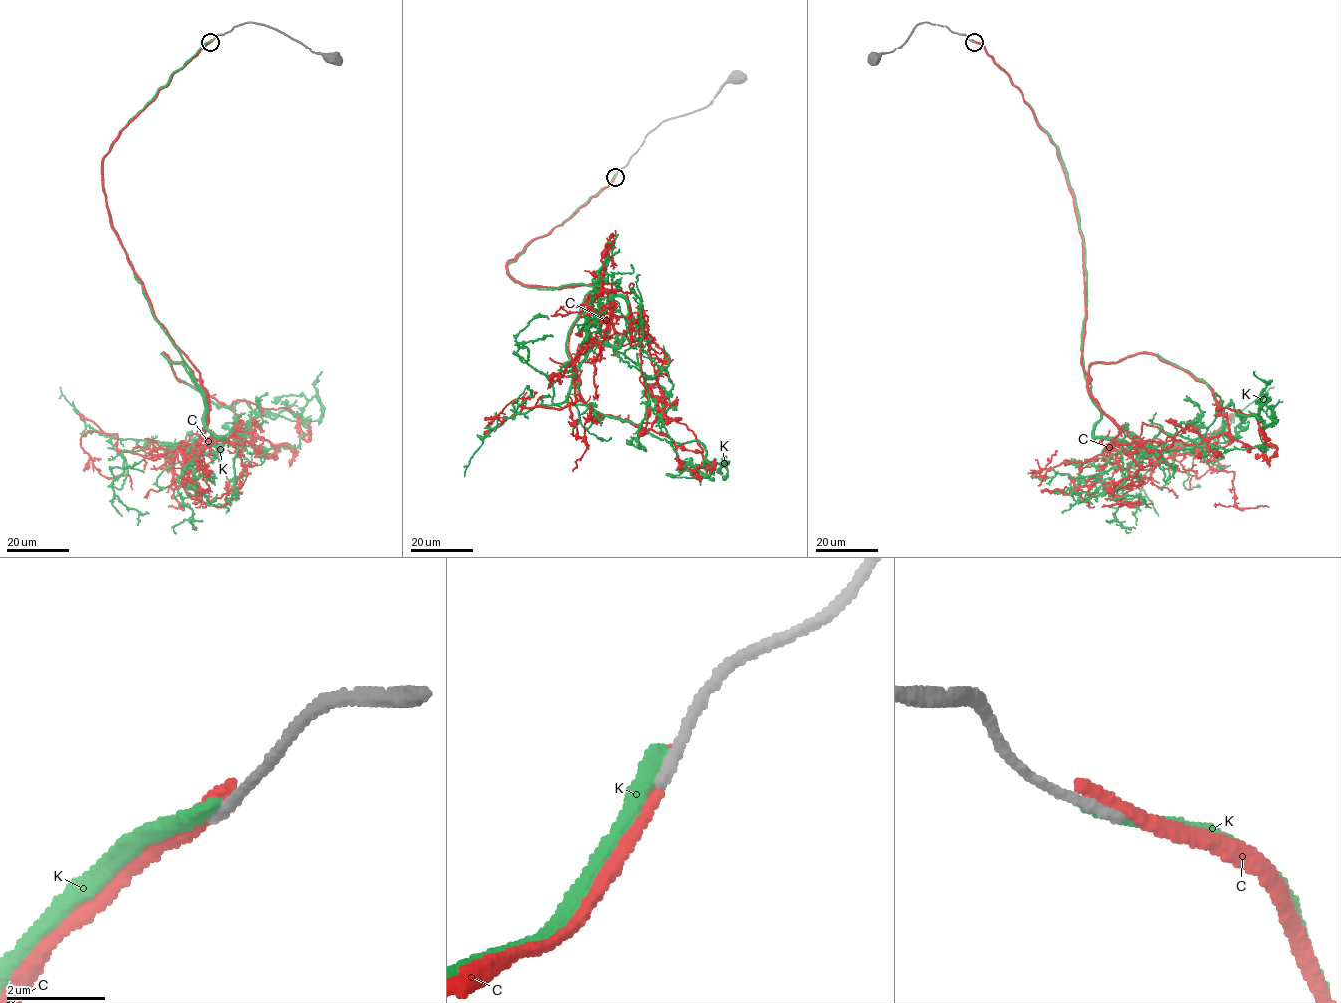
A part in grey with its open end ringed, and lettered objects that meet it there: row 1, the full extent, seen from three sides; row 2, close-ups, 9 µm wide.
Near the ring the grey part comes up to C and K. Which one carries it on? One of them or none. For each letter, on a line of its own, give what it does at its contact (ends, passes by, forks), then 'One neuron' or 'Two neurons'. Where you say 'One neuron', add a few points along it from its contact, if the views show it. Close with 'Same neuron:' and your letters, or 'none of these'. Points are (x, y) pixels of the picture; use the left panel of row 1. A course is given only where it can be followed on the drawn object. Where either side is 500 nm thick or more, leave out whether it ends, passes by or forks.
C: It ends there. Two neurons
K: It ends there. Two neurons
Same neuron: none of these

